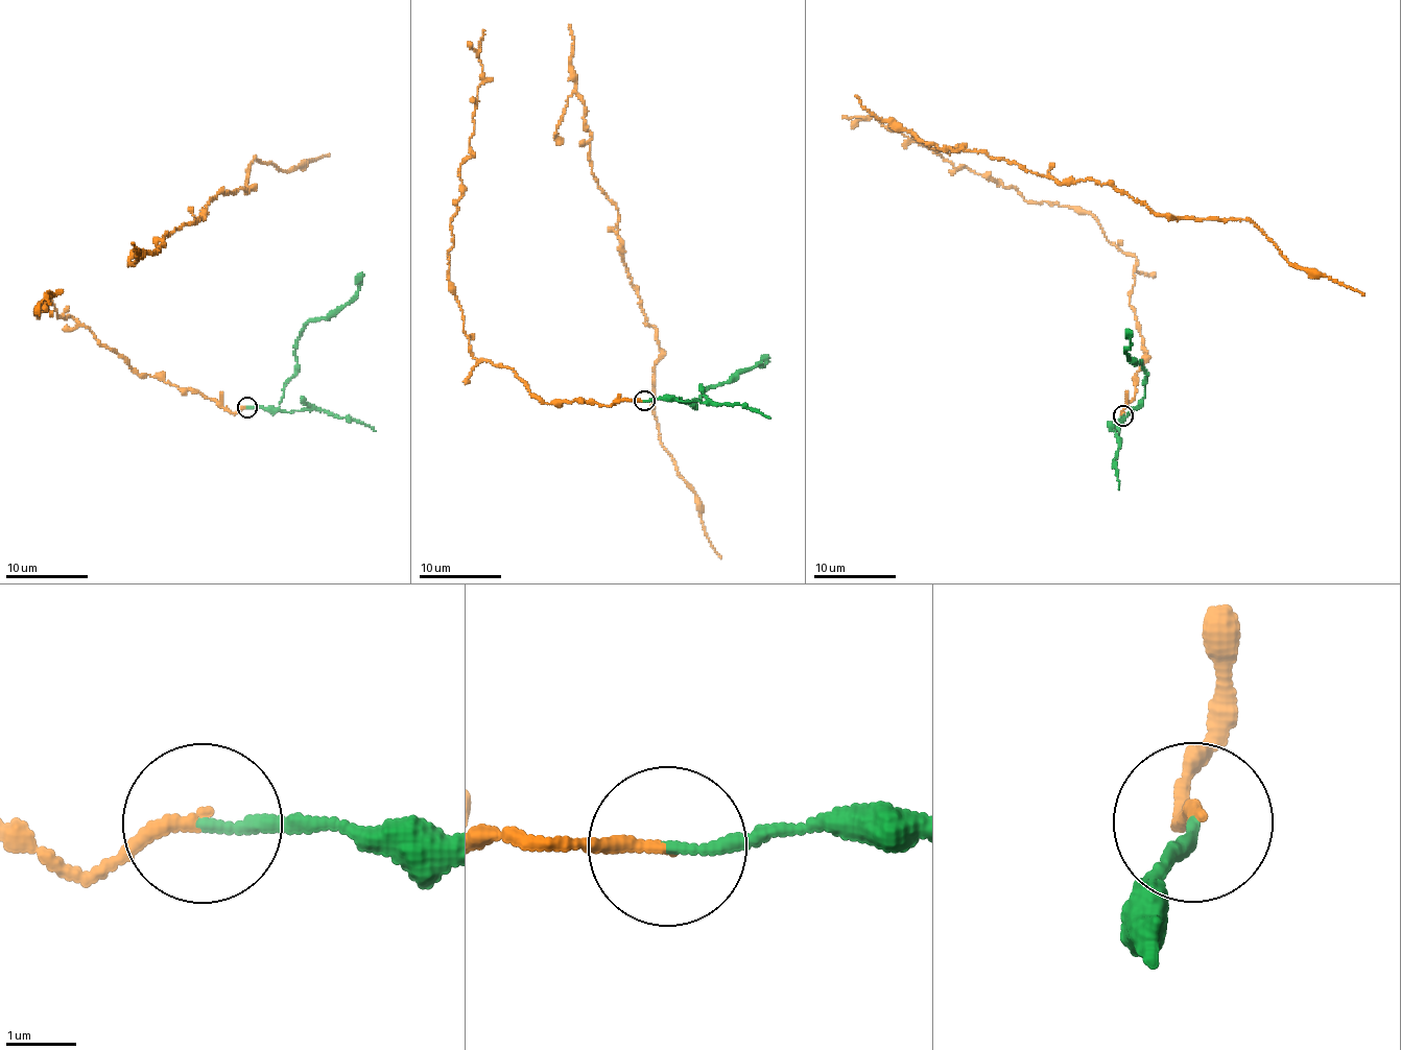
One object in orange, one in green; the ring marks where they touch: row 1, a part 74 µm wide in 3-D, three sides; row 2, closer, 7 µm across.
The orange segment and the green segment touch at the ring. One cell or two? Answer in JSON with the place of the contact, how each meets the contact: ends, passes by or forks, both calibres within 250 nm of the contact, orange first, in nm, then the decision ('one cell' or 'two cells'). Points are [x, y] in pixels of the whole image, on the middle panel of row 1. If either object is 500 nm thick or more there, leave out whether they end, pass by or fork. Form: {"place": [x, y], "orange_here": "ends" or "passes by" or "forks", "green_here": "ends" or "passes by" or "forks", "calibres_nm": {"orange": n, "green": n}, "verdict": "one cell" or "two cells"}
{"place": [644, 400], "orange_here": "ends", "green_here": "ends", "calibres_nm": {"orange": 190, "green": 180}, "verdict": "one cell"}

